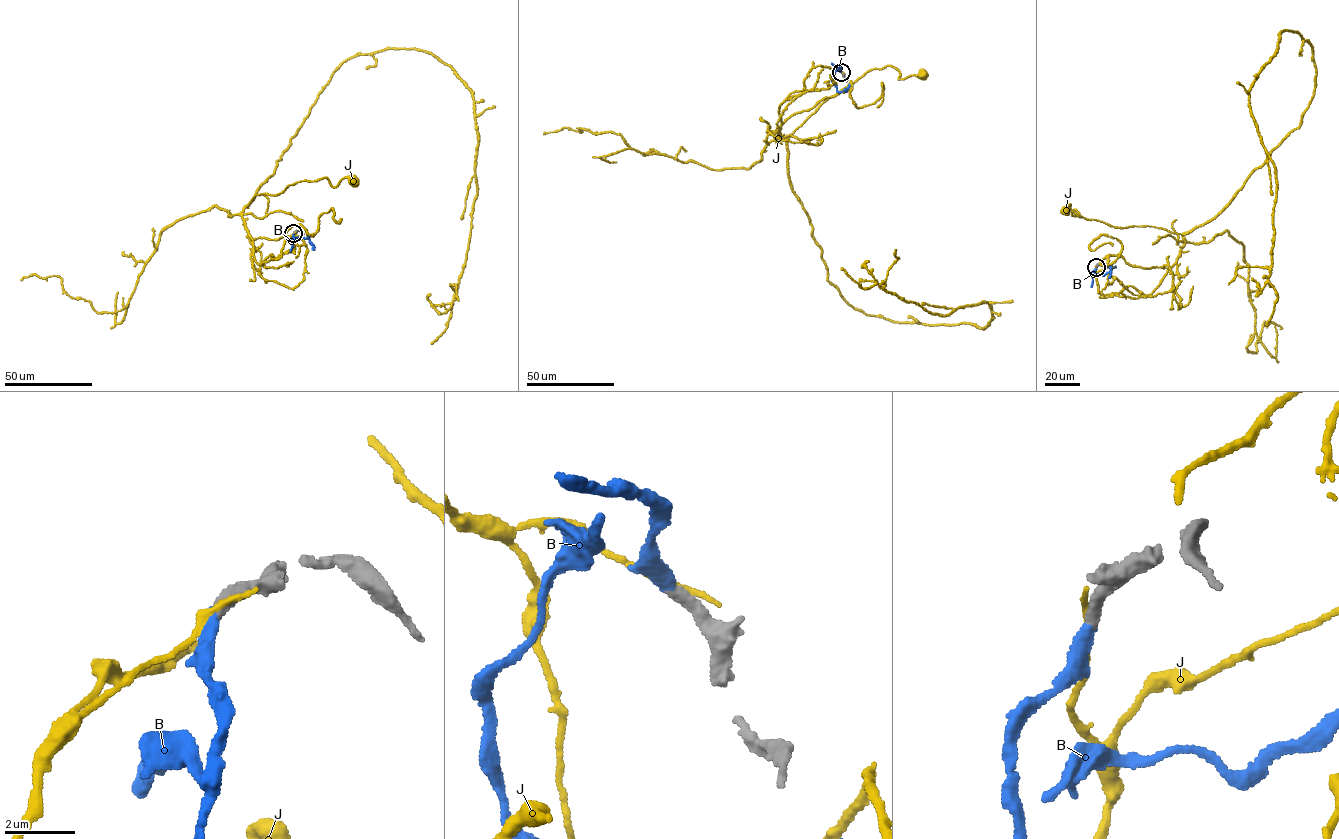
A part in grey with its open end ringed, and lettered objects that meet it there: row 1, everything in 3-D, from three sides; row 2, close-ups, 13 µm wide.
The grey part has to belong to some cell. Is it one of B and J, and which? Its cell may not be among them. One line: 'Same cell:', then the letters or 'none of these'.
Same cell: B

